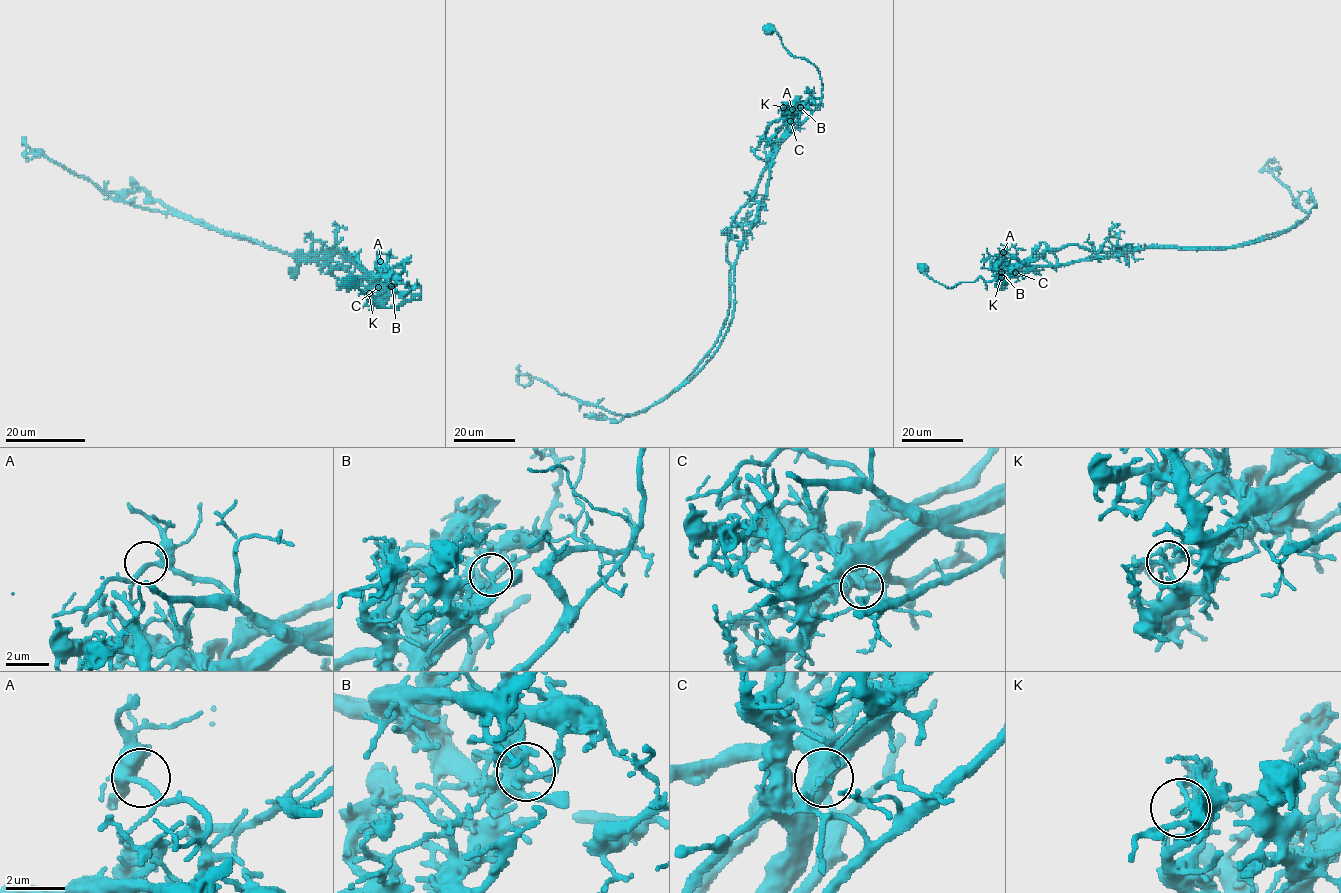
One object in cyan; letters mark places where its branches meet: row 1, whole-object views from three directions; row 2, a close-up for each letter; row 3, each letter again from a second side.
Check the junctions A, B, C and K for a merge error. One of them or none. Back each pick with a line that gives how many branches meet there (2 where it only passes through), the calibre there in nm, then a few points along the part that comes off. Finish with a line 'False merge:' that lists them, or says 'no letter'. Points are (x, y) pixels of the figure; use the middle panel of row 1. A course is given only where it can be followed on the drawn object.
C: 2 branches meet; 140 nm thick; foreign part runs (790, 121), (738, 253), (732, 322), (691, 378), (621, 415), (535, 377), (519, 373), (518, 384)
False merge: C

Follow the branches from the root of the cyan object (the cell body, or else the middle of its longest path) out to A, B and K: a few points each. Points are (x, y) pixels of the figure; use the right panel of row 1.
A: (922, 267), (948, 288), (979, 277), (992, 282), (1006, 278), (996, 272), (1003, 252)
B: (922, 267), (948, 288), (979, 277), (986, 282), (1005, 278), (996, 274), (999, 265), (1001, 272)
K: (922, 267), (948, 288), (979, 277), (992, 282), (1021, 274), (1001, 277)

